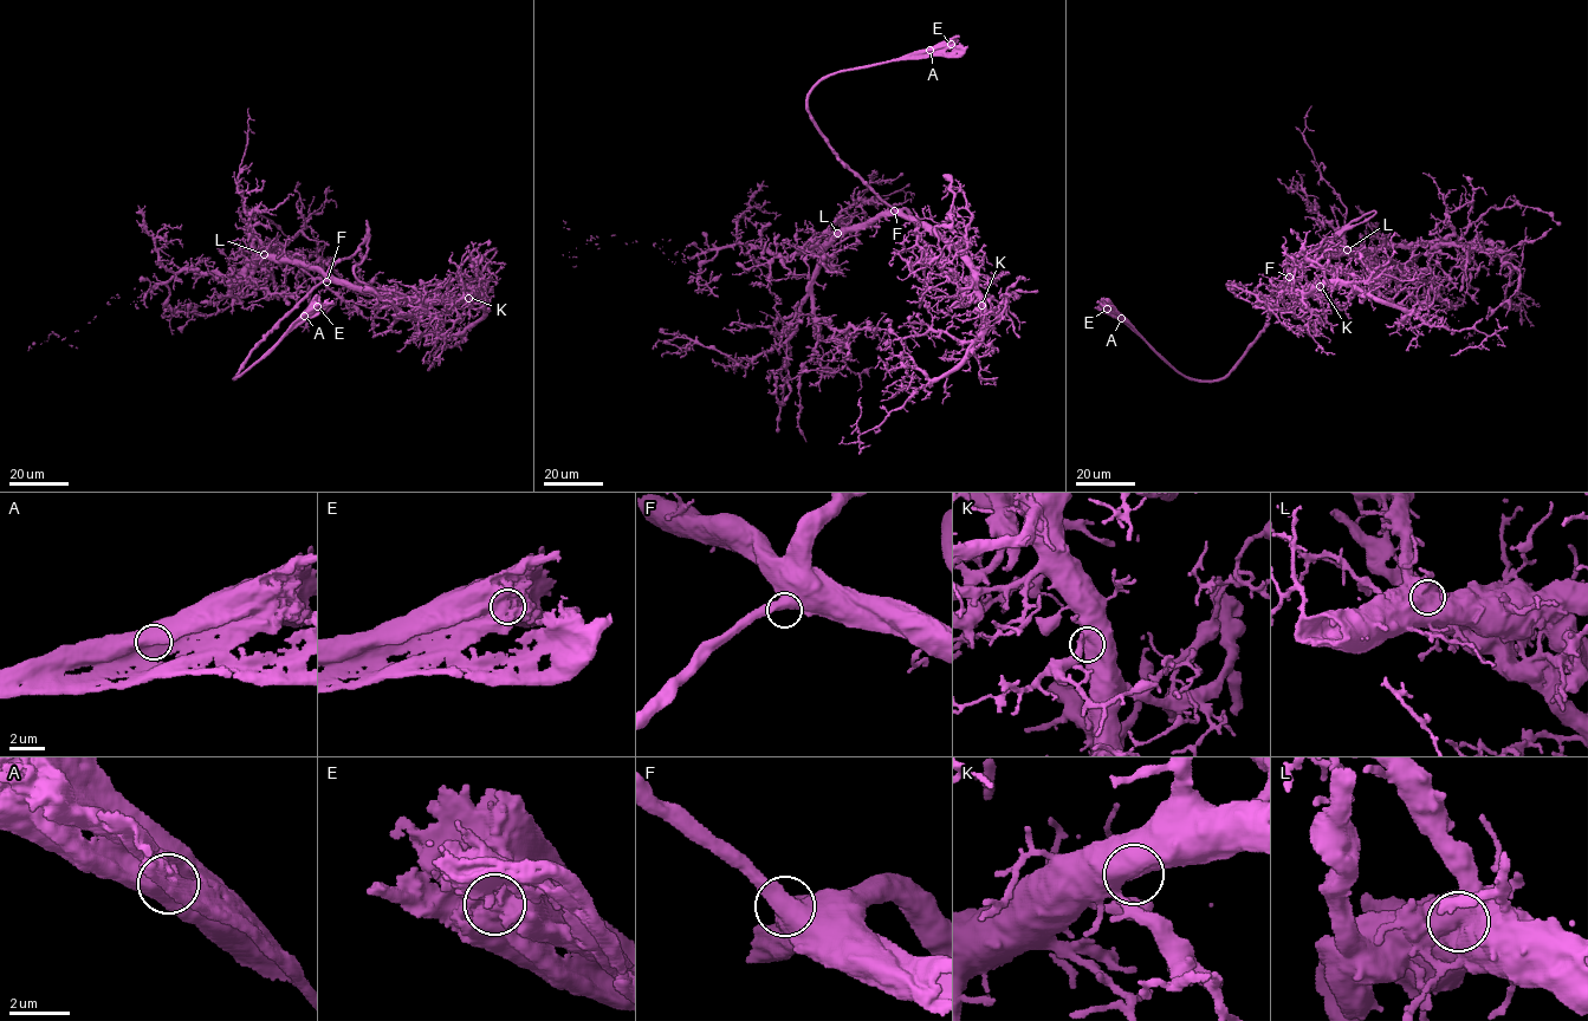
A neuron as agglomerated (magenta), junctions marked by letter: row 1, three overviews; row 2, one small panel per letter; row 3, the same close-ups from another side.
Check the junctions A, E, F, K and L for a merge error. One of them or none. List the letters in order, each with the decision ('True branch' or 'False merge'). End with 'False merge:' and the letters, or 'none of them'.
A: True branch
E: True branch
F: True branch
K: True branch
L: False merge
False merge: L

